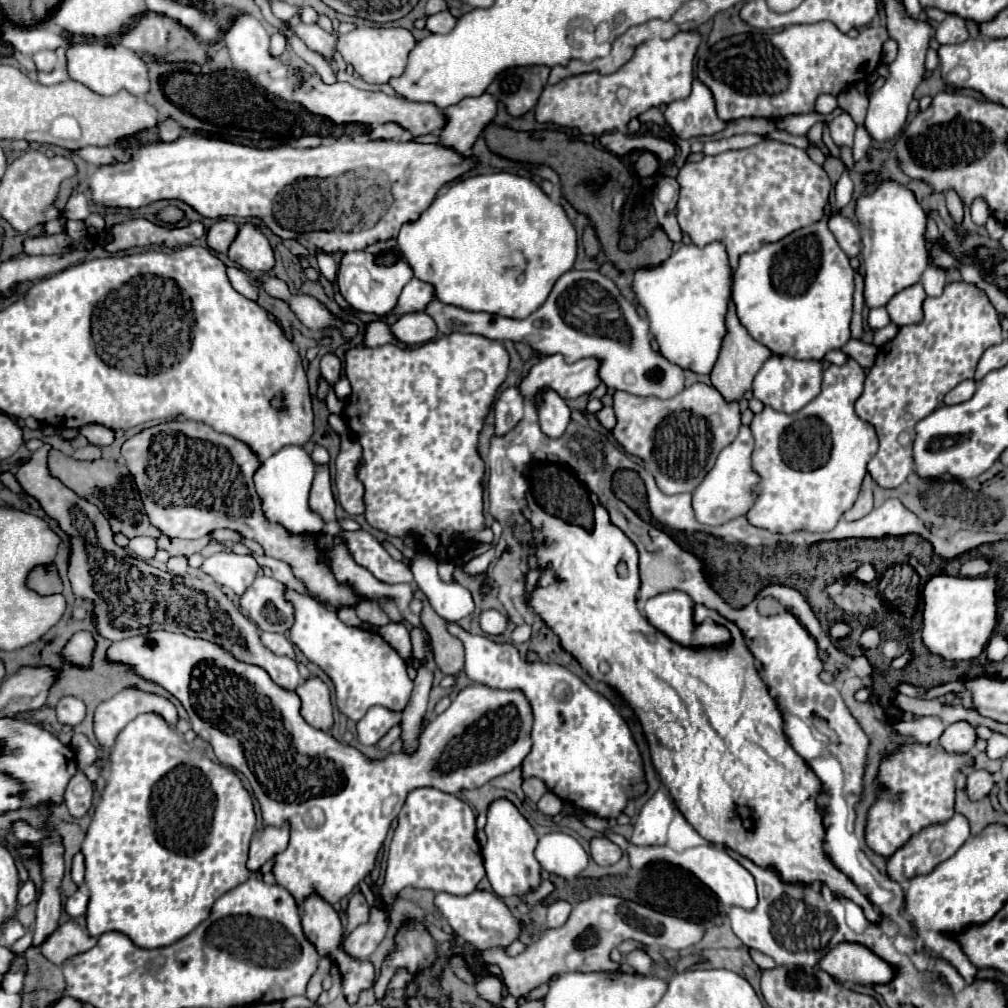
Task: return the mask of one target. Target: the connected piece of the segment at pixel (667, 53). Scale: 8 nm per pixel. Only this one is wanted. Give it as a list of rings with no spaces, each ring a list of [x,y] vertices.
[[[681,31],[681,33],[673,35],[671,39],[653,37],[653,39],[647,39],[645,43],[641,43],[635,49],[635,55],[619,71],[611,73],[611,77],[607,77],[607,79],[603,79],[601,73],[593,71],[593,73],[581,73],[581,75],[567,77],[563,81],[559,81],[557,85],[547,85],[537,101],[535,119],[539,123],[553,123],[559,127],[579,129],[583,135],[603,135],[609,131],[623,131],[625,125],[633,117],[639,117],[647,109],[669,105],[671,101],[689,97],[691,83],[695,77],[693,75],[693,61],[695,61],[695,53],[697,53],[699,43],[701,43],[701,35],[697,31]]]

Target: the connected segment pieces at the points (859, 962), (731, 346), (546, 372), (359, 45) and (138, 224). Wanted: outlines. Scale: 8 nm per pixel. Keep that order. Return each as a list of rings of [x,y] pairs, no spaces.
[[[839,943],[821,957],[819,967],[837,981],[853,981],[867,987],[891,983],[897,973],[897,967],[859,943]]]
[[[729,301],[729,309],[727,309],[727,319],[725,319],[725,327],[727,327],[727,333],[723,337],[723,345],[721,345],[721,351],[719,351],[719,359],[711,371],[711,383],[713,387],[727,399],[727,401],[733,401],[733,399],[741,399],[743,393],[747,389],[751,389],[751,383],[753,383],[753,377],[757,375],[757,371],[761,369],[761,365],[773,355],[765,345],[757,343],[747,331],[745,327],[741,327],[739,319],[737,319],[737,313],[735,313],[735,307],[733,307],[733,301]]]
[[[561,355],[543,357],[529,375],[521,383],[521,395],[529,397],[533,403],[533,395],[541,389],[553,389],[565,399],[577,399],[581,395],[589,395],[599,379],[599,359],[581,359],[577,363],[565,363]]]
[[[355,27],[349,33],[337,35],[337,51],[343,55],[345,63],[353,65],[355,73],[365,83],[389,83],[389,79],[399,77],[407,65],[407,55],[415,47],[415,39],[411,31],[397,27]]]
[[[135,219],[113,229],[113,243],[107,245],[107,251],[123,251],[129,247],[147,247],[147,245],[191,245],[195,239],[205,235],[201,223],[191,223],[187,227],[165,227],[147,219]]]

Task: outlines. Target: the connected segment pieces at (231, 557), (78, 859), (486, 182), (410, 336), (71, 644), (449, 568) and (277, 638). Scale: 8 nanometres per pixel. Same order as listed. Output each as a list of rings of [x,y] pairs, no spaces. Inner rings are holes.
[[[221,551],[207,557],[201,565],[201,571],[211,575],[217,583],[243,595],[243,591],[253,583],[255,575],[261,571],[251,555],[235,555],[231,551]]]
[[[81,852],[77,853],[73,858],[71,877],[75,881],[77,887],[83,885],[83,875],[85,875],[84,857]]]
[[[491,173],[491,175],[475,175],[475,177],[465,177],[455,181],[447,193],[439,195],[423,213],[415,223],[405,223],[397,235],[397,245],[401,249],[401,253],[405,255],[405,259],[409,261],[411,267],[415,267],[415,277],[423,283],[429,283],[435,289],[435,297],[445,303],[445,305],[455,305],[467,311],[483,311],[483,313],[497,313],[501,317],[511,317],[511,319],[525,319],[529,317],[537,307],[541,307],[541,303],[545,303],[545,299],[549,297],[549,291],[553,289],[553,283],[573,267],[575,257],[577,257],[577,233],[569,221],[569,217],[565,215],[563,207],[559,203],[549,201],[549,197],[541,191],[541,187],[537,187],[531,179],[513,175],[513,173]]]
[[[427,313],[401,315],[399,321],[391,325],[391,329],[401,343],[409,343],[409,345],[423,345],[437,335],[437,325]]]
[[[77,631],[61,649],[61,657],[67,665],[75,665],[81,669],[89,669],[93,651],[95,651],[95,637],[91,631]]]
[[[439,561],[439,579],[445,581],[445,583],[453,583],[453,569],[455,569],[455,563],[453,561]]]
[[[263,631],[261,633],[261,643],[269,649],[269,651],[273,651],[275,655],[287,655],[287,657],[295,657],[295,651],[293,651],[293,645],[291,645],[291,641],[285,637],[285,635],[281,635],[281,633],[267,633],[267,631]]]

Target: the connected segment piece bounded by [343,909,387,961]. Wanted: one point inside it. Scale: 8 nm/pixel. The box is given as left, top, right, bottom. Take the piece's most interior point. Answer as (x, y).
(362, 942)

